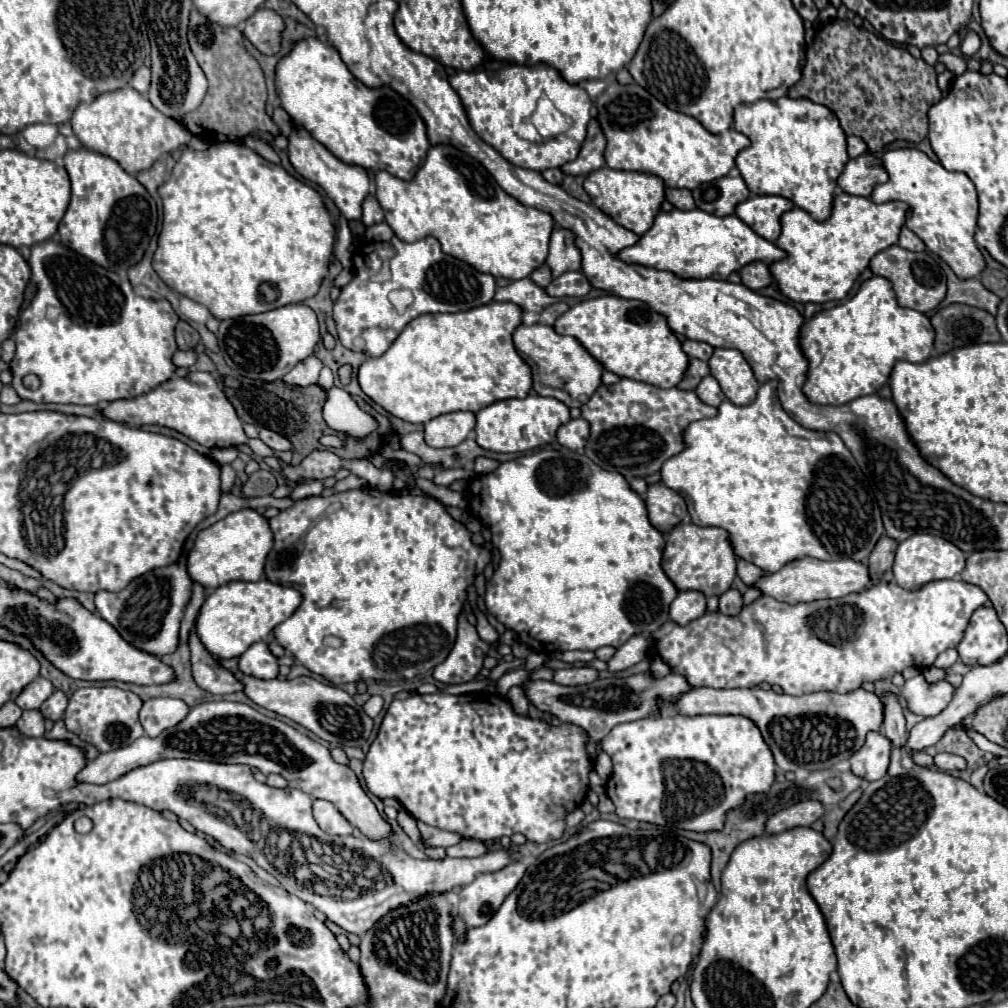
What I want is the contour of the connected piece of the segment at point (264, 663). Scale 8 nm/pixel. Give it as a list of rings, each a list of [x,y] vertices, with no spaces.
[[[265,640],[251,644],[241,656],[239,656],[239,670],[245,676],[255,676],[261,680],[277,678],[279,664],[277,658],[271,654],[269,644]]]

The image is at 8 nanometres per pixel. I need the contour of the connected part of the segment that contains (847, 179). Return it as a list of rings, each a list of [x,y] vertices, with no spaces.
[[[871,154],[851,158],[845,164],[843,174],[837,178],[837,186],[855,196],[869,196],[873,186],[881,182],[887,182],[887,172]]]

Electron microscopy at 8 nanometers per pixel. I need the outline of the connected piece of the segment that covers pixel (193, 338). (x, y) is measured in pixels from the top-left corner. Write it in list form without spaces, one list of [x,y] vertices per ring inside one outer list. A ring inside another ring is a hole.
[[[179,320],[175,328],[175,340],[179,350],[191,350],[199,342],[199,334],[191,324],[187,324],[185,320]]]

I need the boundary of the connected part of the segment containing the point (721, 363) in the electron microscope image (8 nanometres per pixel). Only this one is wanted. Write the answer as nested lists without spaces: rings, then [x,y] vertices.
[[[715,348],[709,358],[711,376],[719,382],[723,394],[737,406],[745,406],[755,400],[759,382],[753,376],[751,366],[733,348]]]

